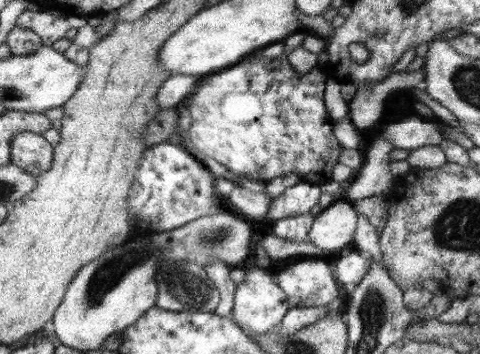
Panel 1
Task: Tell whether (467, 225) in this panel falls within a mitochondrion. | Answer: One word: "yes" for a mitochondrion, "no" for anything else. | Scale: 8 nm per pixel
yes

